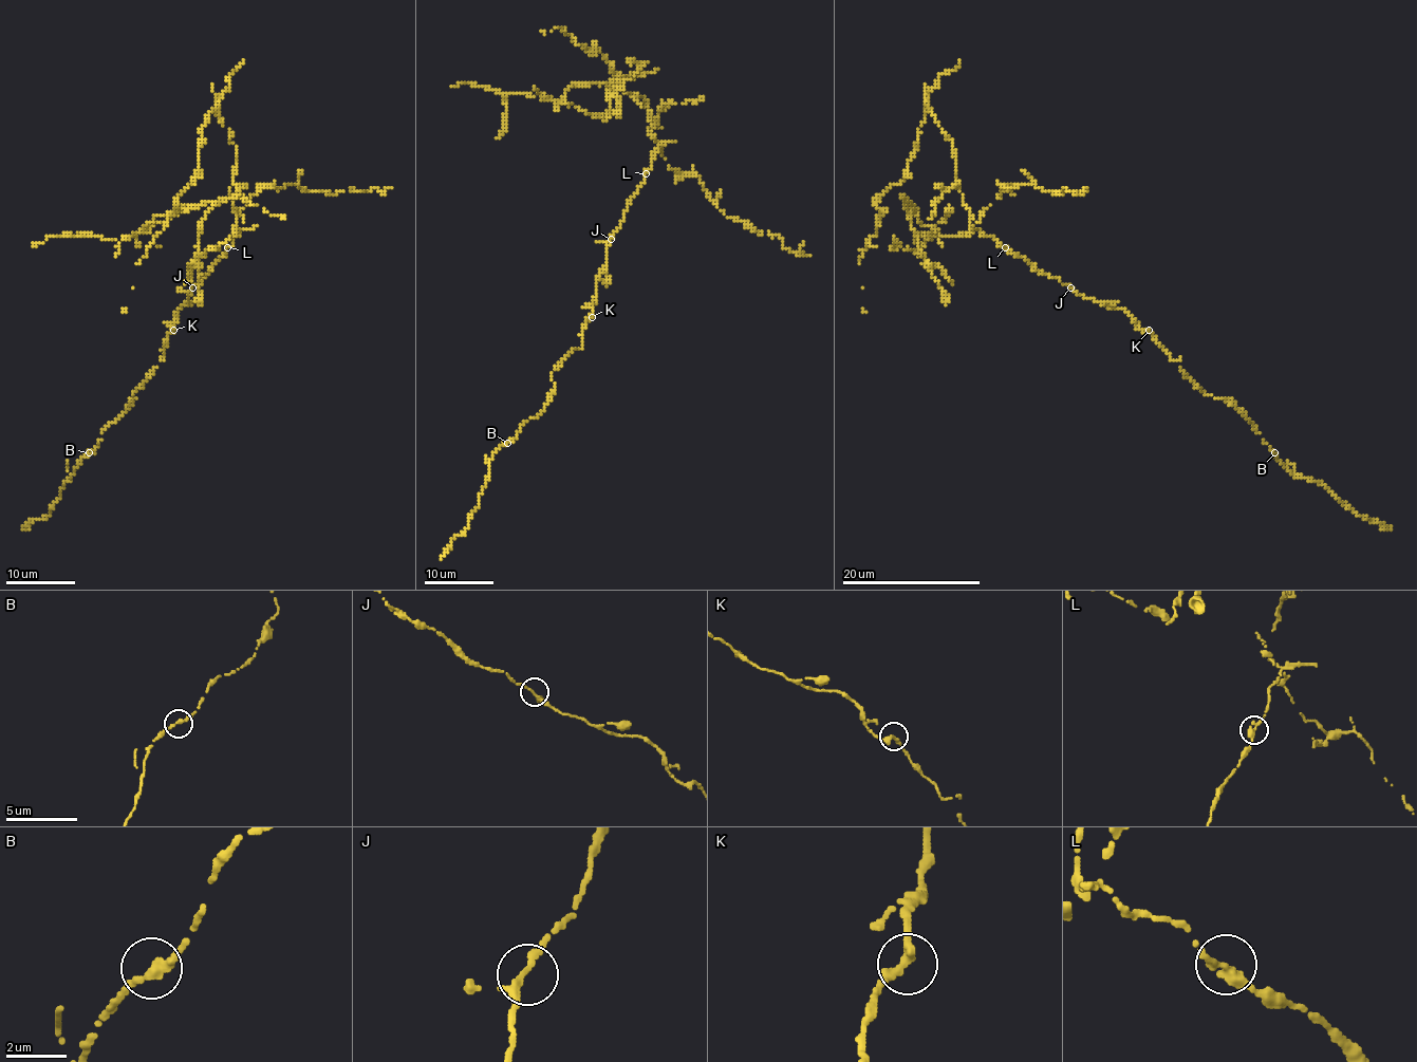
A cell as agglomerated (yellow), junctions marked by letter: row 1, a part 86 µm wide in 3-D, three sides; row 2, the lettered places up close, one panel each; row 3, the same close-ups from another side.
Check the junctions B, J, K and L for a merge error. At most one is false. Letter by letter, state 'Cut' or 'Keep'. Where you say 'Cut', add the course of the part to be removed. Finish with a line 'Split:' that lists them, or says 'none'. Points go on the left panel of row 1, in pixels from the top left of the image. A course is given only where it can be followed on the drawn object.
B: Keep
J: Keep
K: Keep
L: Cut
Split: L

